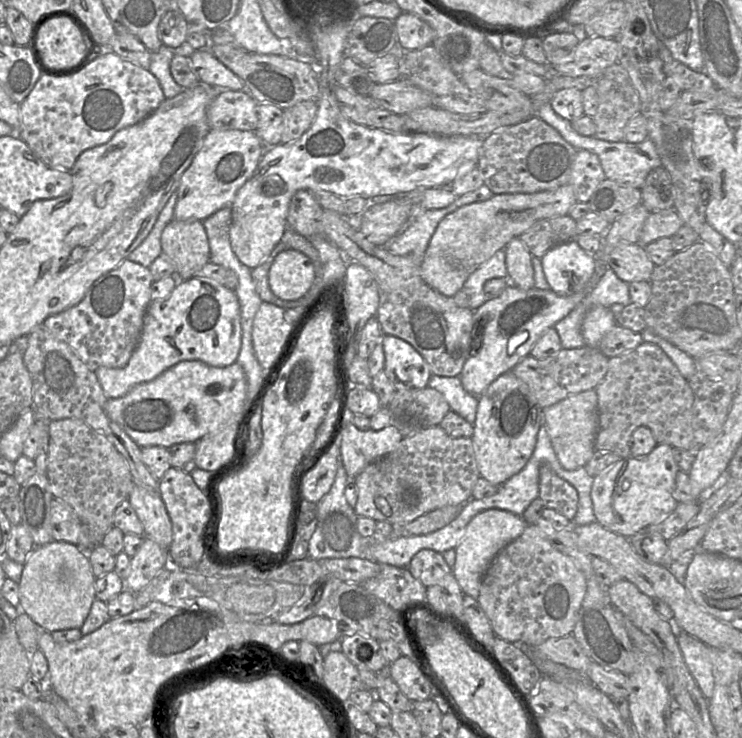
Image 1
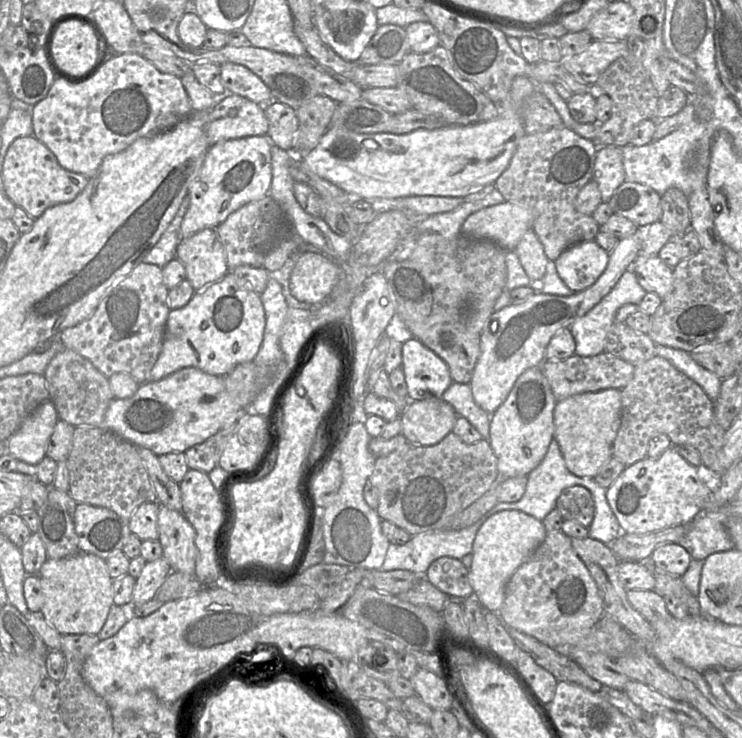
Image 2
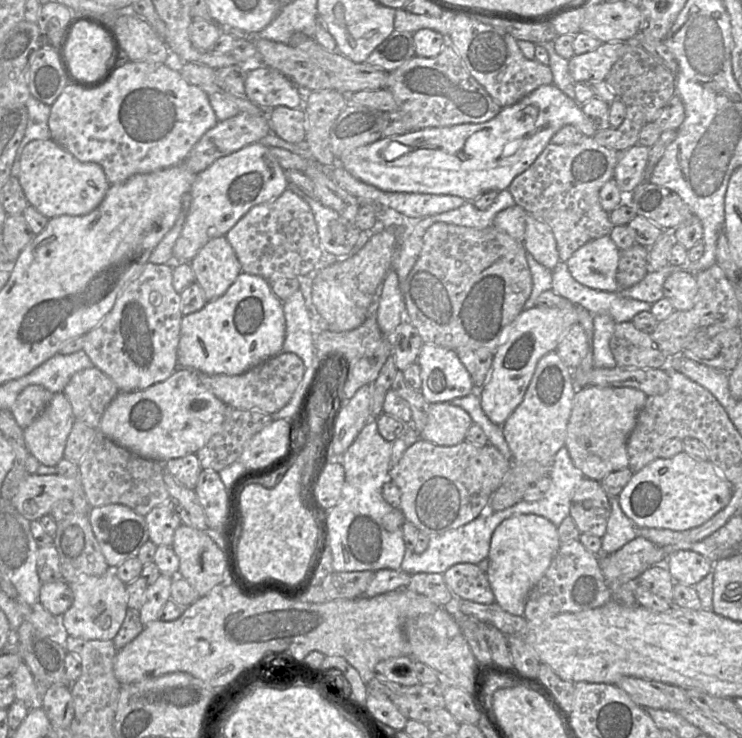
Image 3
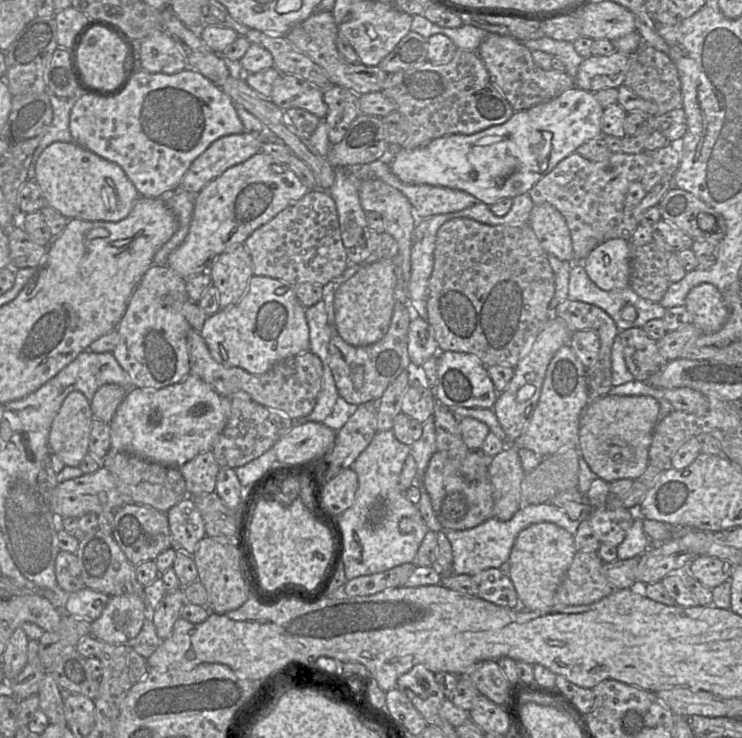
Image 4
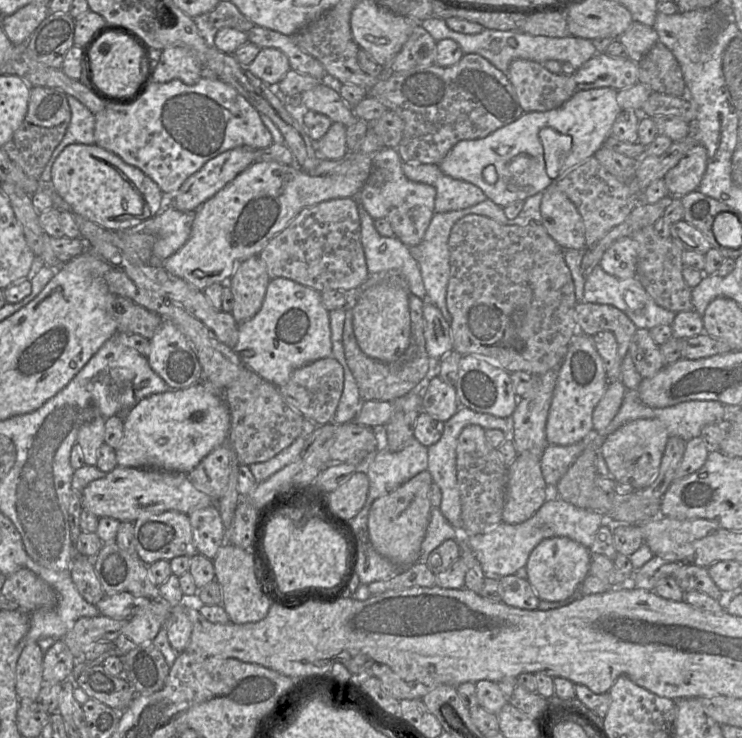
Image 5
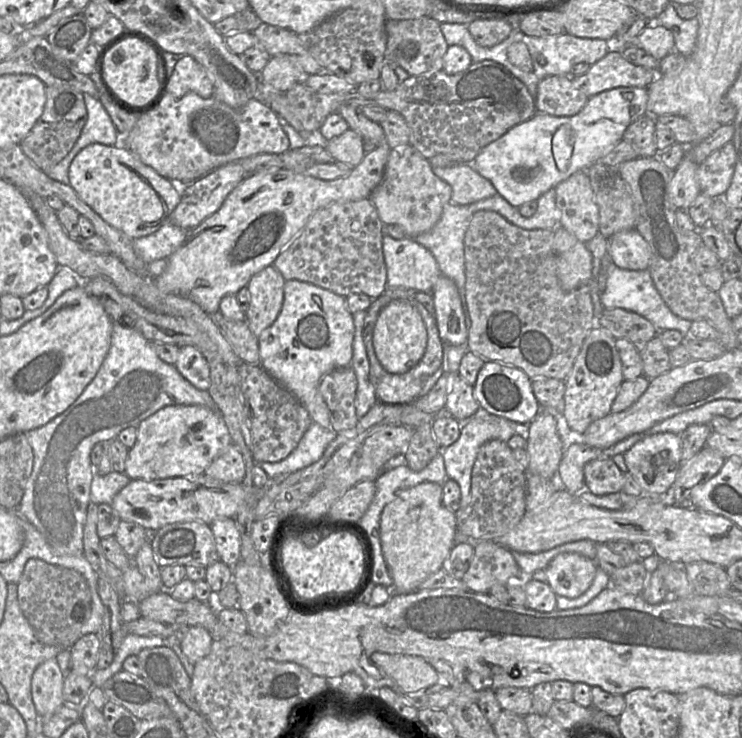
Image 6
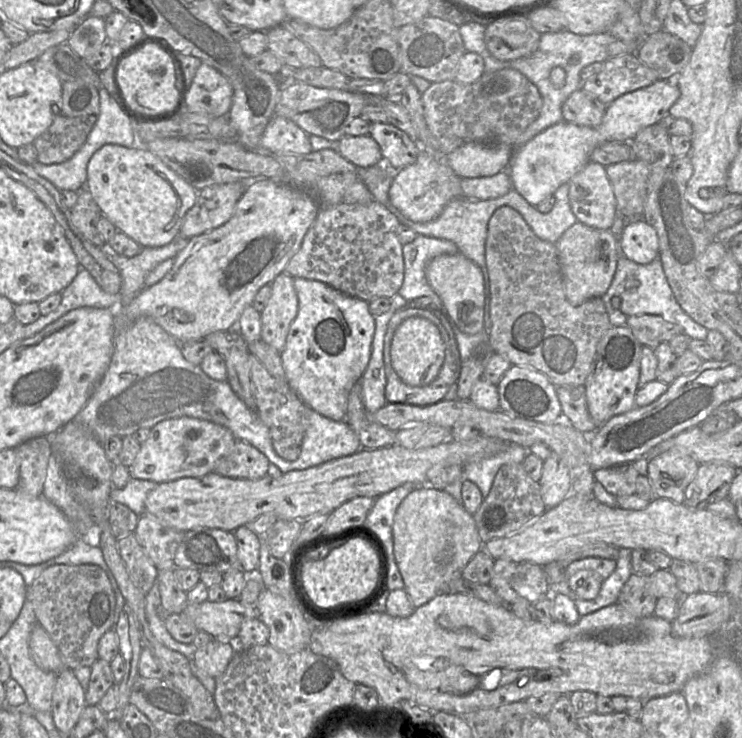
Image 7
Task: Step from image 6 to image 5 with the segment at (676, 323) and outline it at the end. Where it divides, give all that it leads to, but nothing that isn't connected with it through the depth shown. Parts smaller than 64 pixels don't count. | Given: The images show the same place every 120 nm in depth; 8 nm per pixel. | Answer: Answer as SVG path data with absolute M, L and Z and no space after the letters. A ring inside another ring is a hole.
M595 267L585 276L582 302L607 304L624 312L638 328L651 329L659 325L671 325L676 313L659 306L645 291L636 277L619 279Z

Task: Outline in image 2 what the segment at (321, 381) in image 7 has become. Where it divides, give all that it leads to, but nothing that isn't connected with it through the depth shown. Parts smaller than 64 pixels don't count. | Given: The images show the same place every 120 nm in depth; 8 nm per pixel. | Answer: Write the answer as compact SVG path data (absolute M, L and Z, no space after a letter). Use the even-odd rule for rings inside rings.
M228 273L223 279L197 290L182 308L170 310L161 352L150 372L150 381L194 367L207 374L225 376L256 357L264 338L265 310L260 295L238 285Z

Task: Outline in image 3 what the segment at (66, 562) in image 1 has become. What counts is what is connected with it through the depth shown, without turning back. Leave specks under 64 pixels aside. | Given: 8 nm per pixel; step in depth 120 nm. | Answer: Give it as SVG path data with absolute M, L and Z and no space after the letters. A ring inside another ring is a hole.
M114 570L102 576L80 575L68 584L73 593L73 603L60 616L65 632L85 640L113 640L129 609L126 584L117 577Z

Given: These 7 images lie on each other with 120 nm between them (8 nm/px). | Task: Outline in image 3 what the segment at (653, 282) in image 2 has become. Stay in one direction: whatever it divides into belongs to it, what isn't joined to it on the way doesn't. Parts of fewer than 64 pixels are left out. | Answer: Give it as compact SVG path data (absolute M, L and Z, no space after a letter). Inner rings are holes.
M686 271L672 272L663 285L664 298L679 311L687 311L694 307L697 290L695 275Z

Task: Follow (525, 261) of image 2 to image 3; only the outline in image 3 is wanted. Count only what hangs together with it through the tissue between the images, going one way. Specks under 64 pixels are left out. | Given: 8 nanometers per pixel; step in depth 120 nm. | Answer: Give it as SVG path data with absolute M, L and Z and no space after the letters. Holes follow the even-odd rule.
M530 214L524 218L522 243L528 255L551 270L560 262L557 243L551 228Z

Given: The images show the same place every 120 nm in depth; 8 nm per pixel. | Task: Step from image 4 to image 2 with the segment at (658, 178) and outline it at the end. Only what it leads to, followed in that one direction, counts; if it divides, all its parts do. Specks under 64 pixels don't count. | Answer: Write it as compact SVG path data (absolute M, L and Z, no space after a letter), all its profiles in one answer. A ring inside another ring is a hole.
M605 146L596 152L593 181L598 185L603 202L607 202L626 181L621 148Z

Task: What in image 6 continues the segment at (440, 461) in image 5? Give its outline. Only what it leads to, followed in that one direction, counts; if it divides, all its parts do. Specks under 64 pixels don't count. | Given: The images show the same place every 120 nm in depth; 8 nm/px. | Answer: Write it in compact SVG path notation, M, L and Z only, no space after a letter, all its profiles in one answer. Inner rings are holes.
M479 409L470 417L460 420L460 422L461 432L458 440L450 446L443 448L441 455L444 460L444 466L448 478L456 481L460 486L460 508L465 508L470 500L472 468L480 447L490 440L499 440L507 443L512 436L523 432L521 431L520 427L526 425L519 425L505 418L492 415L483 409Z

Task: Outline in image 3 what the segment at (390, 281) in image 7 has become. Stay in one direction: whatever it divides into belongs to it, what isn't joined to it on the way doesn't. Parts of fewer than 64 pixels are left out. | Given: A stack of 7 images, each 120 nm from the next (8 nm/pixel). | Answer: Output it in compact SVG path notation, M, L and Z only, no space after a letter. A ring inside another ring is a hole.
M289 188L278 198L252 207L224 237L233 248L241 271L264 279L312 276L338 260L321 245L309 204Z

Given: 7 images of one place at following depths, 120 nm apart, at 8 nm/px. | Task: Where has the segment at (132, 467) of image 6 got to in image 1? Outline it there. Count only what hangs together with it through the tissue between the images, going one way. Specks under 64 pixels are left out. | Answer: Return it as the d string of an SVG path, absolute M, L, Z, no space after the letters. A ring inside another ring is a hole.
M198 360L181 361L155 379L134 386L120 398L109 399L108 416L141 448L169 448L181 443L196 443L222 427L237 423L247 403L247 380L238 362L226 367L214 367Z

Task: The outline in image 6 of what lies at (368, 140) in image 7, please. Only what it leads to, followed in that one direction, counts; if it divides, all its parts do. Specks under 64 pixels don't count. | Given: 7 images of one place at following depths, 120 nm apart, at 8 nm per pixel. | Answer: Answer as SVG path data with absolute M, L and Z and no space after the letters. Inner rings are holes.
M350 128L327 140L324 148L336 160L353 167L359 165L366 154L363 137Z

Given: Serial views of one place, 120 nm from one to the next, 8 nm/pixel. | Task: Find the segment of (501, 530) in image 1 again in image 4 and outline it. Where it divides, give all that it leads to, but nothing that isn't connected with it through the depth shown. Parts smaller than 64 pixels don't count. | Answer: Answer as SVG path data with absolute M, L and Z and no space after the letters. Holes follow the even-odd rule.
M554 523L532 524L517 535L509 559L507 563L500 567L500 570L513 582L522 610L538 611L552 606L555 592L571 565L576 552L573 535Z

